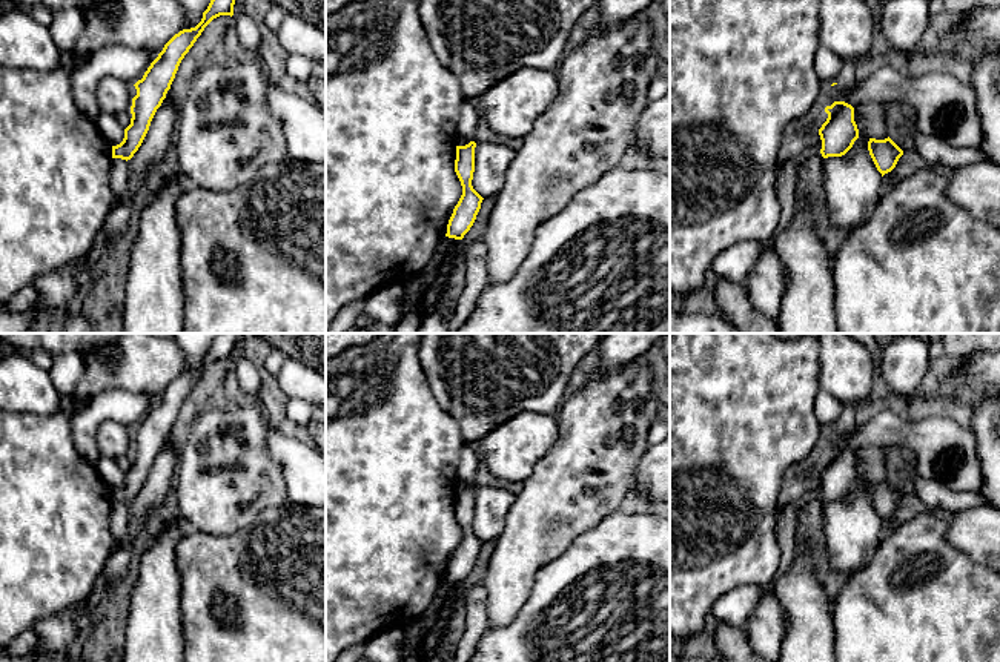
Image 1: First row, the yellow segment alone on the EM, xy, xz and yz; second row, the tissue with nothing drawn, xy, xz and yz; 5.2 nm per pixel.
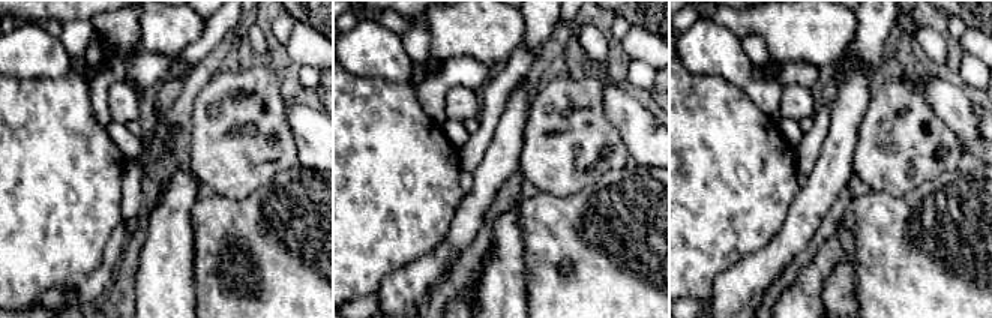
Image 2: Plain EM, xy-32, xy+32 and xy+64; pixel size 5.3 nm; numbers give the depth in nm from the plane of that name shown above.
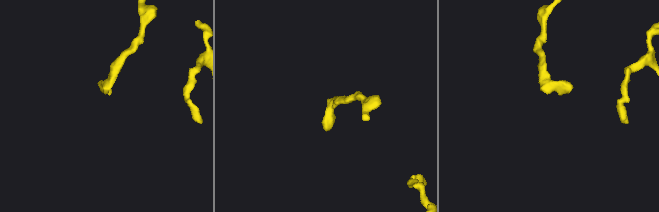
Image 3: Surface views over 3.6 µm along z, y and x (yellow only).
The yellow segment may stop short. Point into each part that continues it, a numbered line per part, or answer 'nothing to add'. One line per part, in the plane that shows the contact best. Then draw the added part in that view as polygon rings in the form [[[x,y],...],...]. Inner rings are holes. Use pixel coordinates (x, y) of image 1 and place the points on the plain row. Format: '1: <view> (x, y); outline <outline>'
nothing to add

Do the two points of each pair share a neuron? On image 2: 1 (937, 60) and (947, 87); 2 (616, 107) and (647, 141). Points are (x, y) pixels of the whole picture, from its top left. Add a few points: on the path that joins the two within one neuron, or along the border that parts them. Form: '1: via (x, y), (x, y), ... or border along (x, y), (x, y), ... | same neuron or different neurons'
1: border along (934, 66), (940, 71) | different neurons
2: via (625, 116), (641, 132) | same neuron

